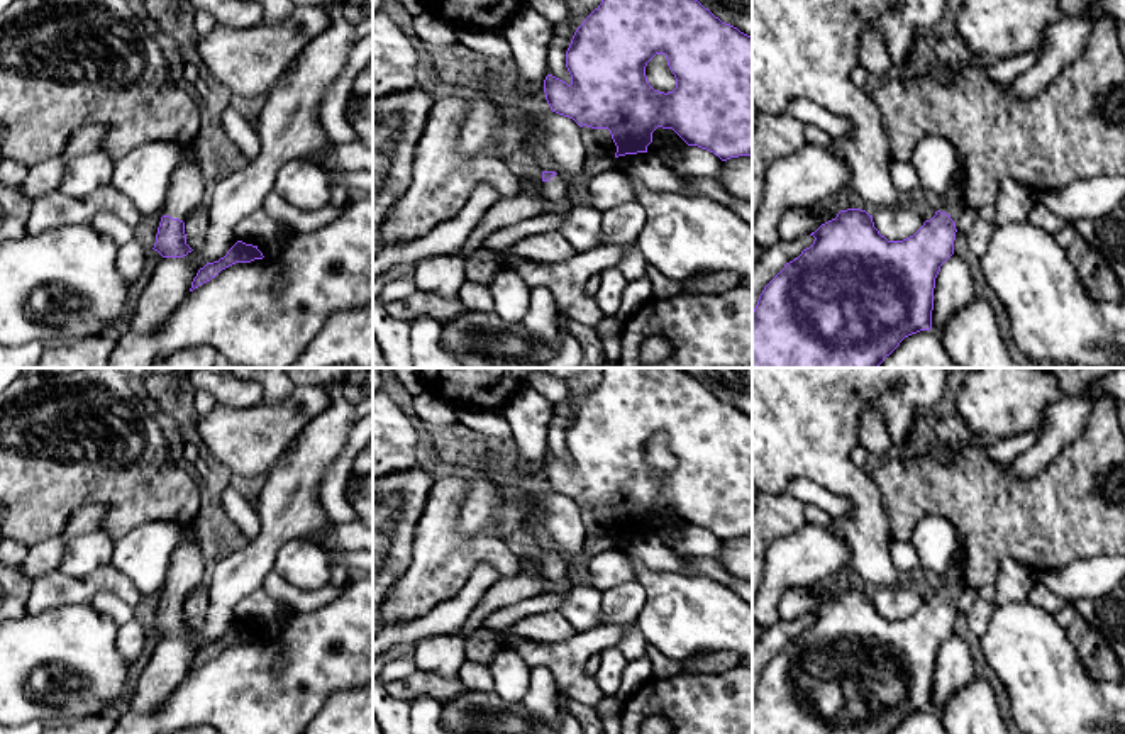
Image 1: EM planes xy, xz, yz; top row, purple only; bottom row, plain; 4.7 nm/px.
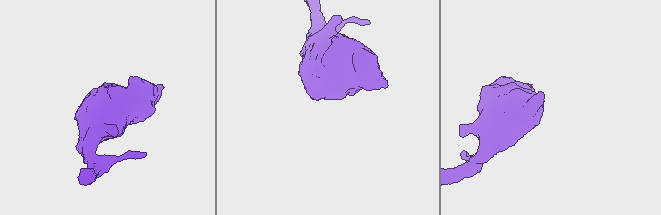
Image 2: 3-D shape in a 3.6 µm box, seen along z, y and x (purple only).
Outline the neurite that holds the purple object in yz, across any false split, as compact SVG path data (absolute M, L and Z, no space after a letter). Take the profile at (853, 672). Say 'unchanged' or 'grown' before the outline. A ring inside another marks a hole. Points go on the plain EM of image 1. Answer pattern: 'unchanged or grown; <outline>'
grown; M961 532L962 556L957 558L954 564L940 576L940 588L935 592L935 595L930 600L925 600L913 615L903 620L888 620L884 615L881 615L874 607L873 595L861 588L840 590L835 598L822 603L815 612L812 612L810 615L815 617L813 624L803 629L798 637L786 642L759 675L757 685L752 690L752 734L891 734L905 717L920 710L930 710L935 658L940 646L954 634L954 620L957 612L956 600L967 588L966 542L967 537Z

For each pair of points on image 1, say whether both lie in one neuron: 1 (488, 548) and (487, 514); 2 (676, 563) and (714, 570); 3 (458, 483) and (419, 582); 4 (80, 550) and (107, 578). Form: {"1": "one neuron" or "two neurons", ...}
{"1": "two neurons", "2": "one neuron", "3": "one neuron", "4": "two neurons"}

